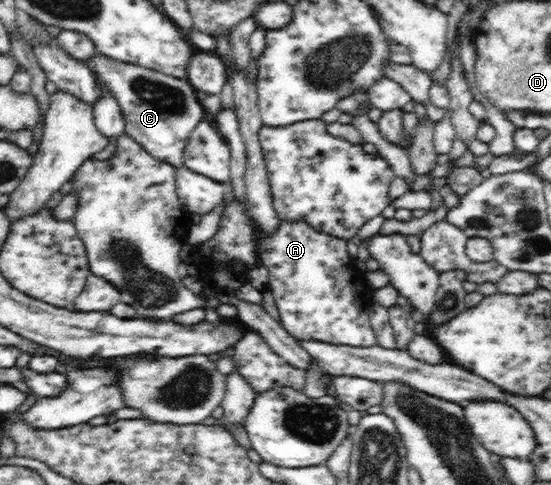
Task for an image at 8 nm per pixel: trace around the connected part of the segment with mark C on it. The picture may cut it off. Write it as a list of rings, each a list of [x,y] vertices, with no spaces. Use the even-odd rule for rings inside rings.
[[[101,54],[83,62],[102,80],[102,84],[119,103],[126,124],[125,134],[154,158],[181,167],[189,135],[205,114],[205,109],[197,99],[197,90],[186,79],[173,78]]]

